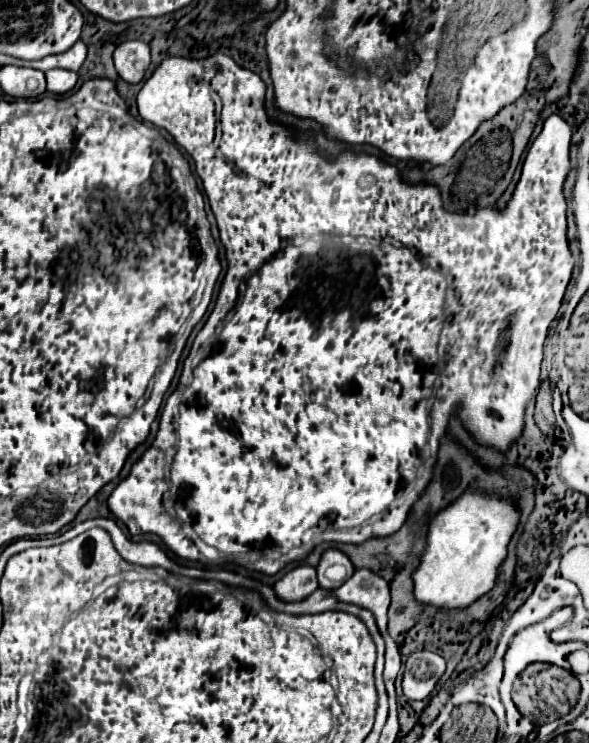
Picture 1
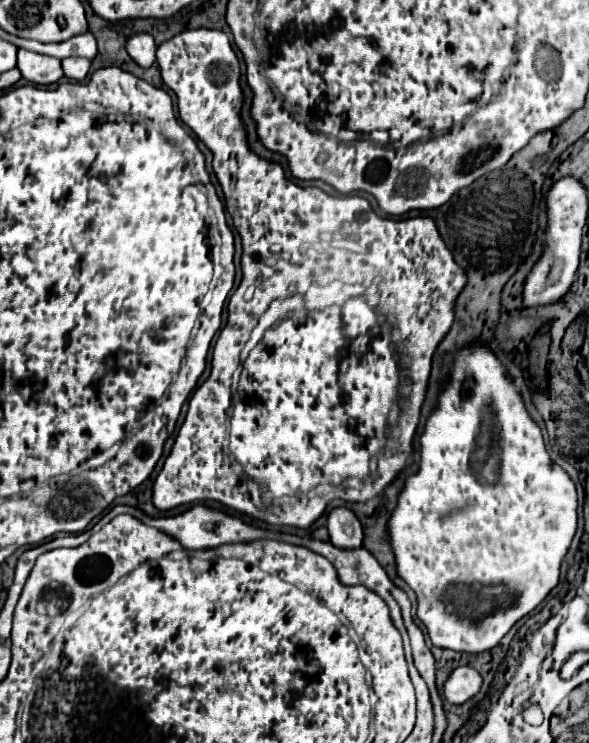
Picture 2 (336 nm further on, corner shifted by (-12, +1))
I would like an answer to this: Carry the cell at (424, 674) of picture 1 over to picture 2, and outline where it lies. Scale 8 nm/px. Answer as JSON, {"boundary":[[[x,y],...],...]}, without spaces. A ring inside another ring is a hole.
{"boundary":[[[456,667],[442,687],[442,697],[448,703],[460,705],[478,693],[480,683],[482,677],[474,667]]]}

